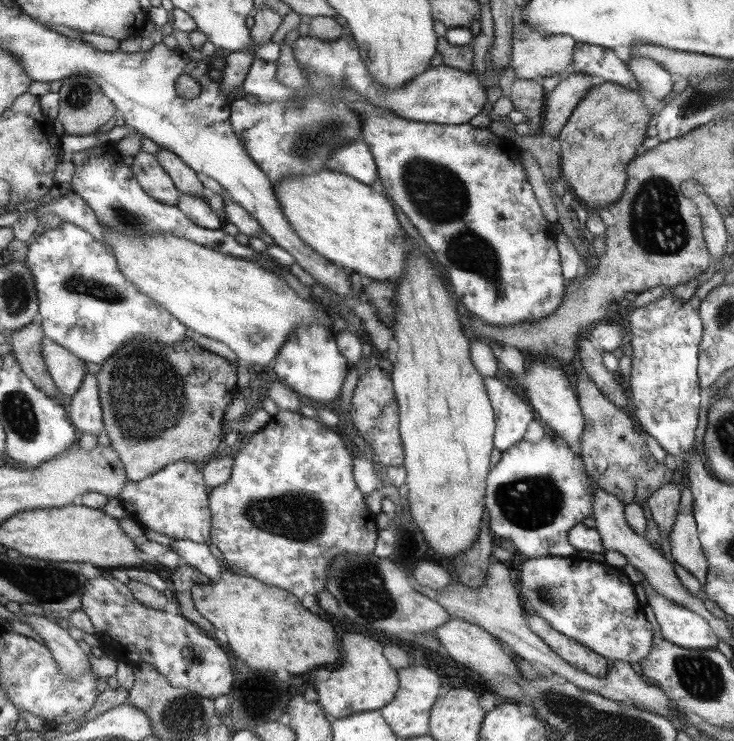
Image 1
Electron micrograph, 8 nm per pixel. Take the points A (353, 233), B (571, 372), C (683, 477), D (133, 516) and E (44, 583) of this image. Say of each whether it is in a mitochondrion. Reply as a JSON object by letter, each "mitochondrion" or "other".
{"A":"other","B":"other","C":"other","D":"other","E":"mitochondrion"}

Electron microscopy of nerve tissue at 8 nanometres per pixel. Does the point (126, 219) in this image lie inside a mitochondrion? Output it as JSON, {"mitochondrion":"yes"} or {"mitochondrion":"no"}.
{"mitochondrion":"yes"}

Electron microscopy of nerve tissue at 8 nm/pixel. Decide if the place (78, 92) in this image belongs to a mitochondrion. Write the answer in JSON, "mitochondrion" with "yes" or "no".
{"mitochondrion":"yes"}

